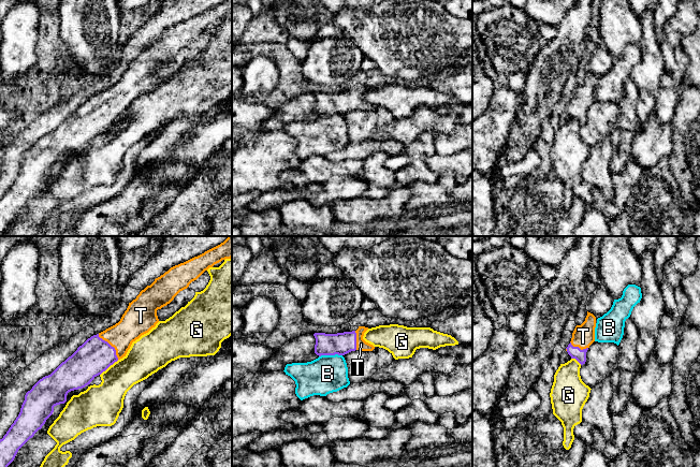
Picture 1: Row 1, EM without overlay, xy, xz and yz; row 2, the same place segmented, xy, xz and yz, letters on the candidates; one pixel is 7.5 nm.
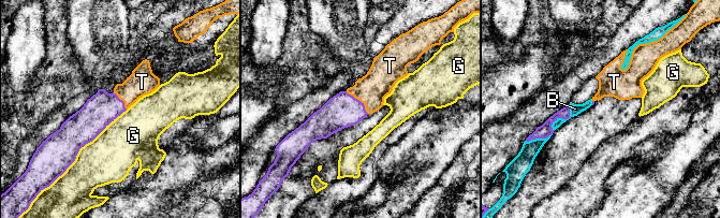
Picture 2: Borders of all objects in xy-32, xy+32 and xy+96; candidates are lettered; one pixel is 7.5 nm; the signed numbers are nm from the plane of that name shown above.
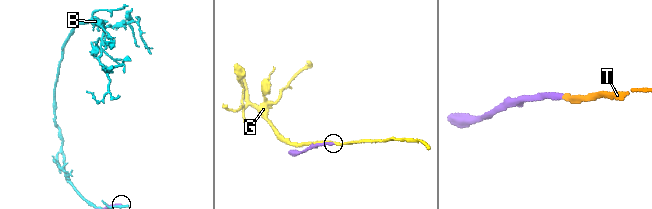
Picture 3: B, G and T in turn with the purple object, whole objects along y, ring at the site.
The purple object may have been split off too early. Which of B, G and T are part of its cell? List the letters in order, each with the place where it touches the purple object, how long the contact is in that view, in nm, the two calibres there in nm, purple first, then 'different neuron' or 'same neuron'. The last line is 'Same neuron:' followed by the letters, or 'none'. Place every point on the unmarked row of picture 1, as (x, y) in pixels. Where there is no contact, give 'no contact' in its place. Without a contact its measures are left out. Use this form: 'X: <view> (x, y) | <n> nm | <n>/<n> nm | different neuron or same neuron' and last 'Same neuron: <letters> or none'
B: xz (330, 114) | 180 nm | 170/280 nm | different neuron
G: xy (108, 126) | 180 nm | 260/260 nm | different neuron
T: xy (110, 104) | 240 nm | 260/220 nm | same neuron
Same neuron: T

